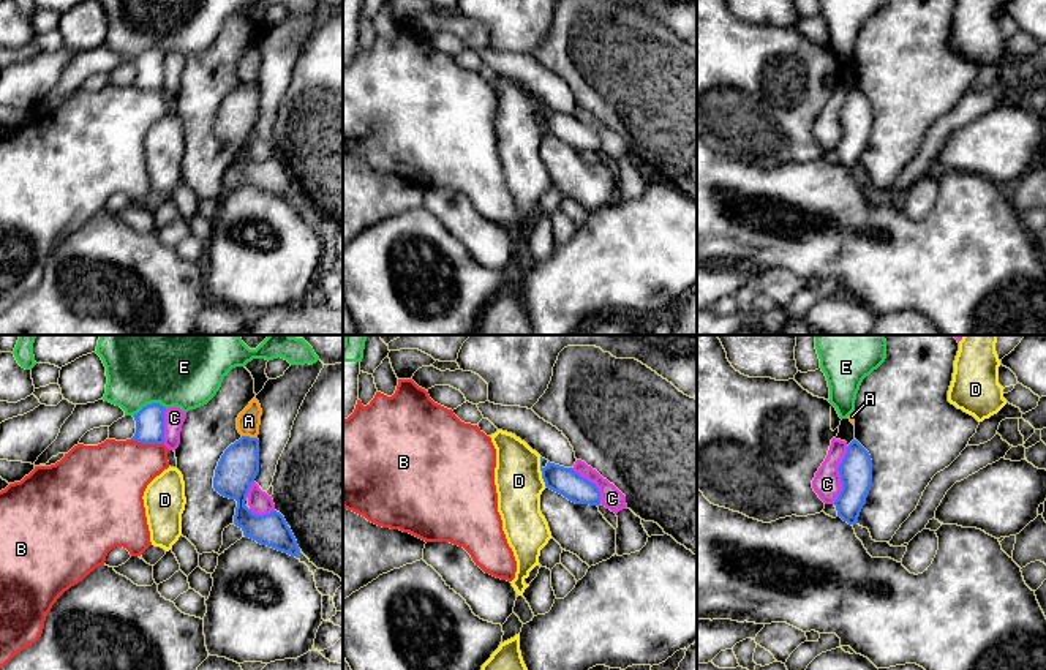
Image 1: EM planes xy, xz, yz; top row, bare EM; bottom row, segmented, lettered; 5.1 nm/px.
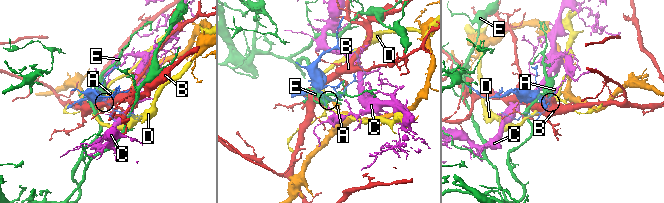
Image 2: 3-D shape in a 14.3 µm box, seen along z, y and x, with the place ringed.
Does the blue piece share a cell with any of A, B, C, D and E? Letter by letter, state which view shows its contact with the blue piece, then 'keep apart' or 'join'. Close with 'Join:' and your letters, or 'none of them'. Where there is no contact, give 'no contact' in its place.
A: meets blue in xy; keep apart
B: meets blue in xy; keep apart
C: meets blue in yz; keep apart
D: meets blue in xz; keep apart
E: meets blue in xy; keep apart
Join: none of them

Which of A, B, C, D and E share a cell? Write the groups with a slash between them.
A / B / C / D / E

